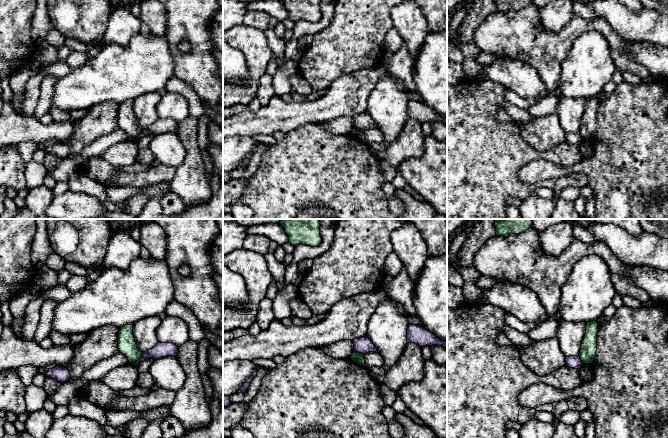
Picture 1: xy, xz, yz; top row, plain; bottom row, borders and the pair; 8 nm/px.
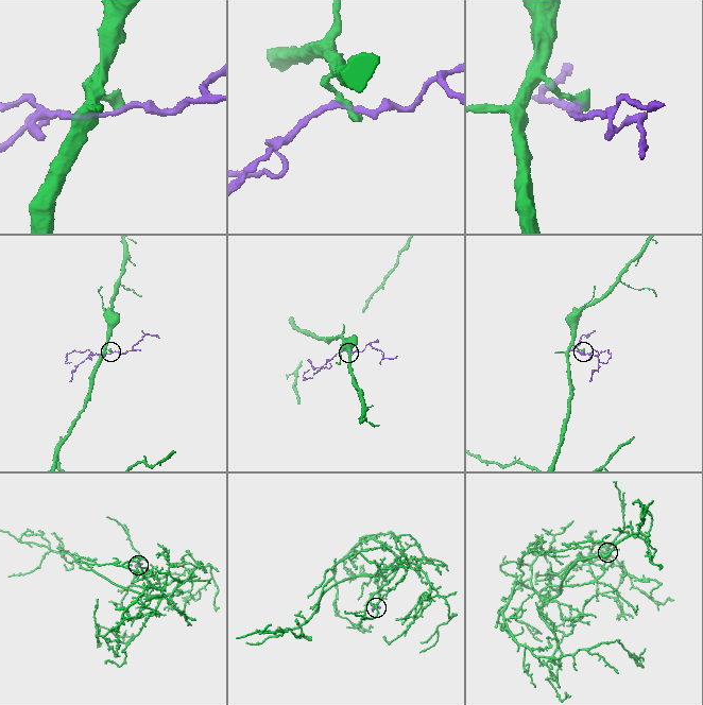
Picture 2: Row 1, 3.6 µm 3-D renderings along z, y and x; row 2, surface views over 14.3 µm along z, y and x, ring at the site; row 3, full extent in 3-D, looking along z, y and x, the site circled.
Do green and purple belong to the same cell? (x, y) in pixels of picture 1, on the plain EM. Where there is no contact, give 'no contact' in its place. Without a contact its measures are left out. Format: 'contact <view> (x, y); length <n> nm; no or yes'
contact xy (138, 135); length 150 nm; no

